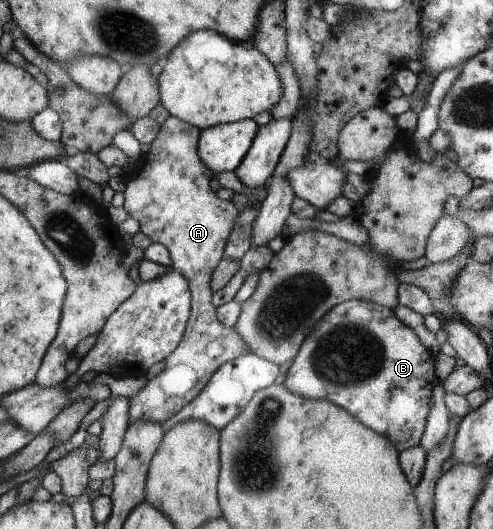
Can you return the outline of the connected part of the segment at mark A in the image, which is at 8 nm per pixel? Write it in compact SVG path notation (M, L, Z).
M169 116L159 127L157 137L150 143L146 157L146 165L142 165L142 171L138 171L124 187L122 205L124 211L140 224L140 232L152 241L164 245L170 255L171 268L176 269L190 287L190 313L185 324L184 332L178 345L172 353L164 357L164 369L146 382L138 392L129 398L127 425L136 425L136 421L152 421L156 425L170 419L178 413L184 405L189 404L206 387L207 382L214 375L216 369L228 361L234 361L236 357L244 357L250 353L248 345L240 337L234 327L227 327L220 322L217 309L211 302L211 274L218 261L223 257L224 249L230 229L235 225L236 205L232 201L221 201L211 191L209 182L214 173L200 161L198 153L198 140L200 130L179 118Z

